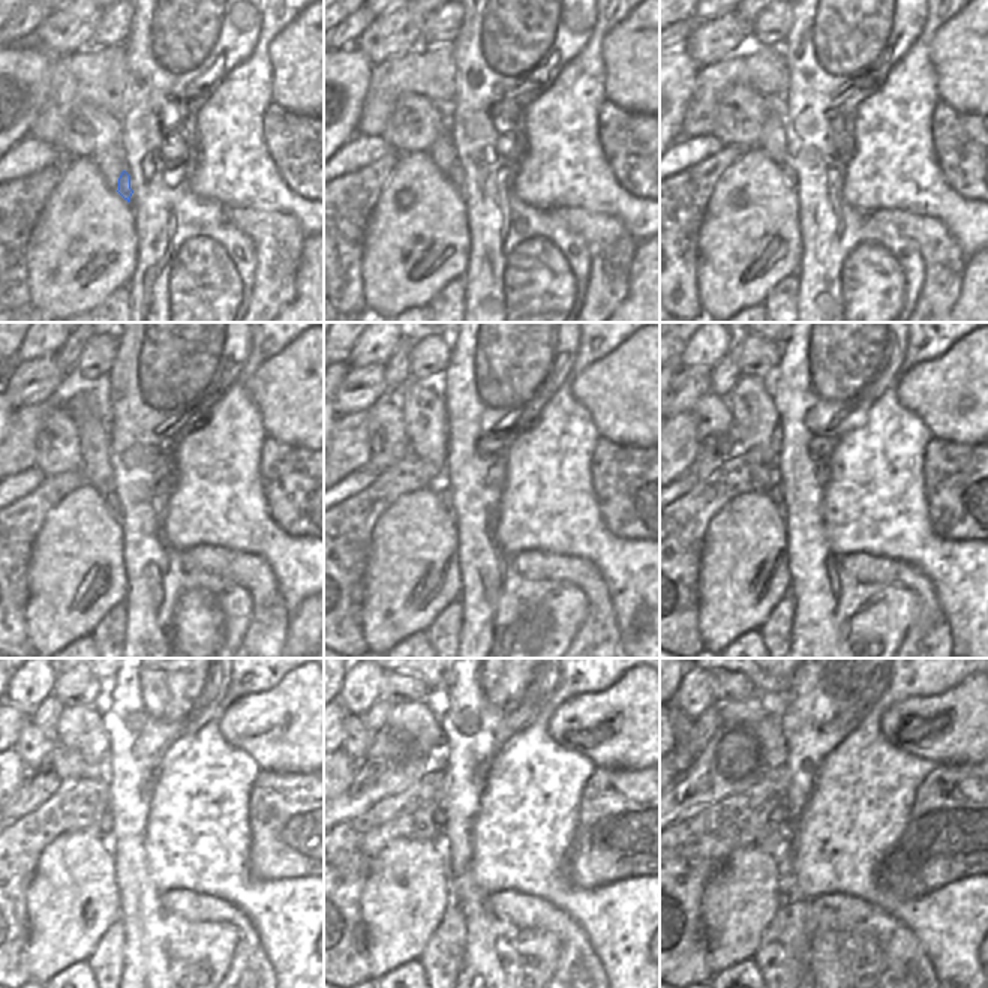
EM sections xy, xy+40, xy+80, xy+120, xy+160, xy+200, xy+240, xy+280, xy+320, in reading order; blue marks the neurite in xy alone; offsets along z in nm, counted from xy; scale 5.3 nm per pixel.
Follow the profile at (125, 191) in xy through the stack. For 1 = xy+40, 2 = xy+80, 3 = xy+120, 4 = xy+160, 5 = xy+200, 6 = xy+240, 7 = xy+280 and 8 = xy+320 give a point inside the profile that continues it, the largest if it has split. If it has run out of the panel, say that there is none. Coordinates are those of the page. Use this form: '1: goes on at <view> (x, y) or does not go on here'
1: goes on at xy+40 (455, 174)
2: goes on at xy+80 (786, 168)
3: goes on at xy+120 (111, 499)
4: goes on at xy+160 (444, 494)
5: goes on at xy+200 (775, 489)
6: goes on at xy+240 (105, 822)
7: goes on at xy+280 (440, 817)
8: goes on at xy+320 (778, 816)

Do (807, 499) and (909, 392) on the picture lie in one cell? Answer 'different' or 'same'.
different

